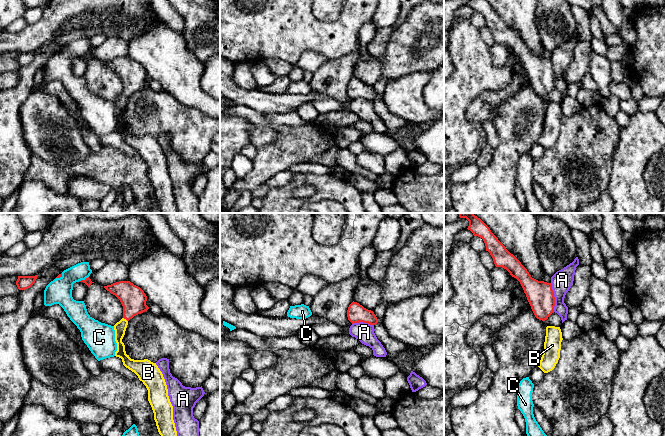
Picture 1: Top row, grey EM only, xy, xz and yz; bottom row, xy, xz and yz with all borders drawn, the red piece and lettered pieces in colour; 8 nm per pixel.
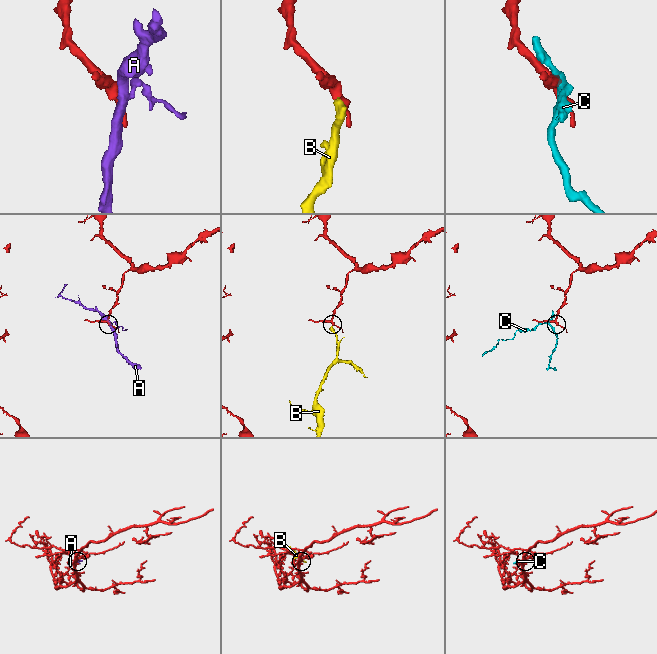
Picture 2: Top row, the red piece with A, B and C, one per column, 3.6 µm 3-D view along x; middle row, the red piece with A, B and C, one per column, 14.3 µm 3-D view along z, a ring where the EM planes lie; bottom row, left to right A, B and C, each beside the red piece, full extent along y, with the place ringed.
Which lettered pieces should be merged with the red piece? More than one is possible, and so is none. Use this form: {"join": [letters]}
{"join": ["B"]}

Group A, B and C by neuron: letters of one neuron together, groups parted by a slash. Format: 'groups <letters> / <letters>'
groups A / B / C

